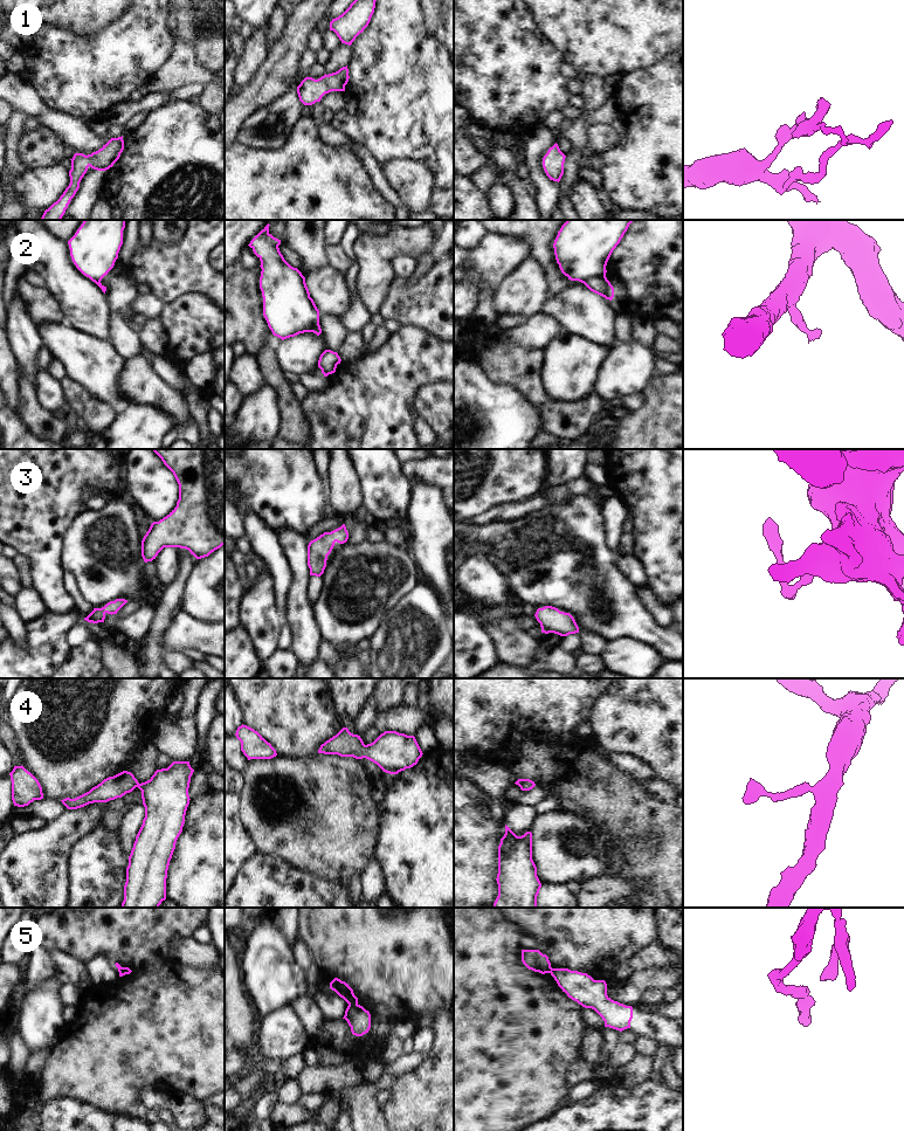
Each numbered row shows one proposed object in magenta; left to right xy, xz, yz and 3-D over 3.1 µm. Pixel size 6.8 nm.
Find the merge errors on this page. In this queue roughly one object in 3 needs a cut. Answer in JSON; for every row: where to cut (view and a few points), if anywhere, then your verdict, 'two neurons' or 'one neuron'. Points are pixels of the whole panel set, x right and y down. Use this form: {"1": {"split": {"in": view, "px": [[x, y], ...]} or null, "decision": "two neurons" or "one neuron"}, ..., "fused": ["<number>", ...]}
{"1": {"split": null, "decision": "one neuron"}, "2": {"split": {"in": "yz", "px": [[605, 274], [592, 275], [584, 283]]}, "decision": "two neurons"}, "3": {"split": null, "decision": "one neuron"}, "4": {"split": null, "decision": "one neuron"}, "5": {"split": {"in": "xz", "px": [[349, 1004], [357, 1005]]}, "decision": "two neurons"}, "fused": ["2", "5"]}

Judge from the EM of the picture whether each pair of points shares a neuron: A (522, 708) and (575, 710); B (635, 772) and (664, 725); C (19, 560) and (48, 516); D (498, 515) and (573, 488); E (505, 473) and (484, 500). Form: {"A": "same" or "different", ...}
{"A": "same", "B": "different", "C": "different", "D": "different", "E": "same"}

